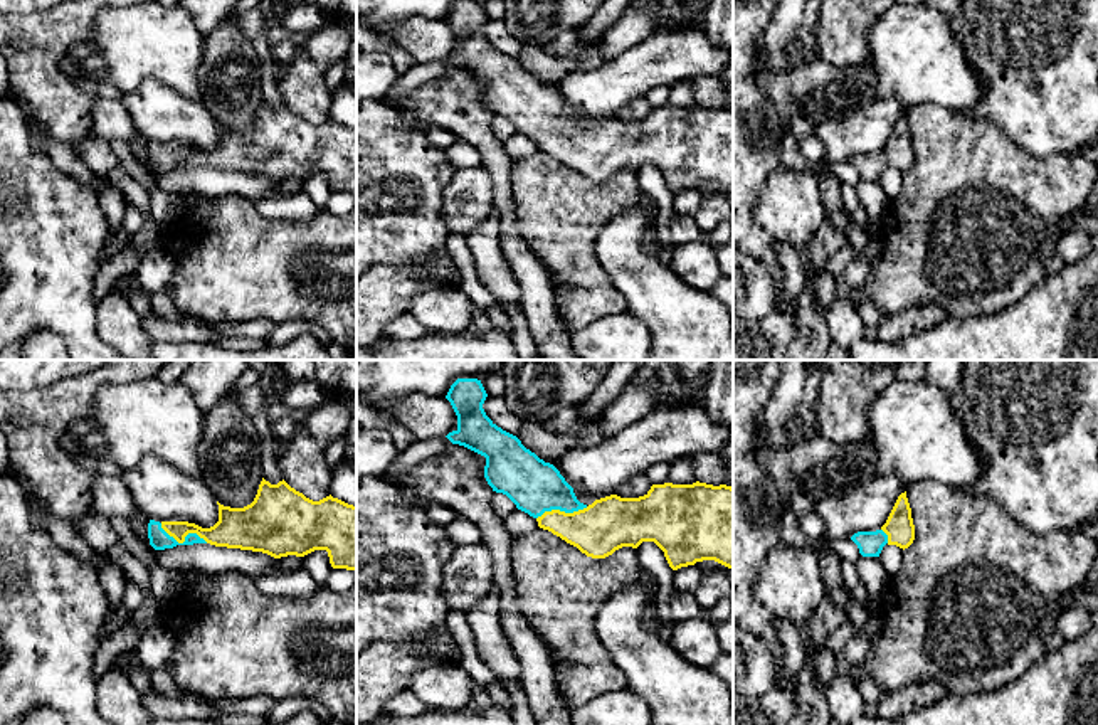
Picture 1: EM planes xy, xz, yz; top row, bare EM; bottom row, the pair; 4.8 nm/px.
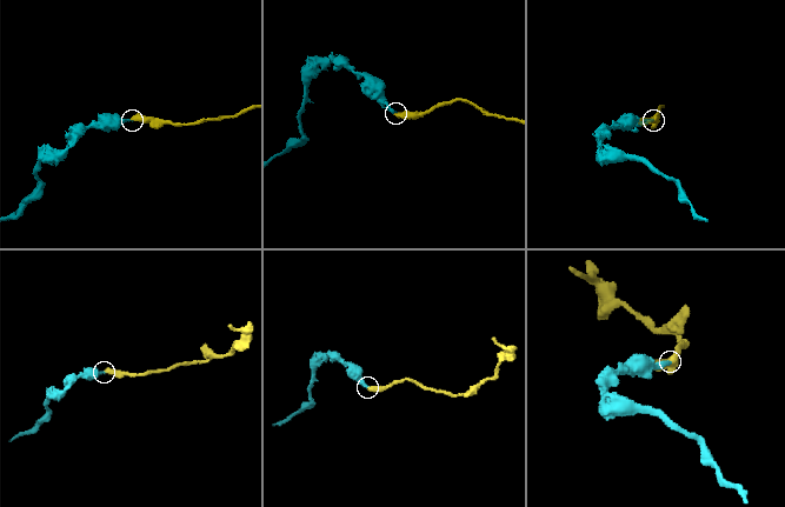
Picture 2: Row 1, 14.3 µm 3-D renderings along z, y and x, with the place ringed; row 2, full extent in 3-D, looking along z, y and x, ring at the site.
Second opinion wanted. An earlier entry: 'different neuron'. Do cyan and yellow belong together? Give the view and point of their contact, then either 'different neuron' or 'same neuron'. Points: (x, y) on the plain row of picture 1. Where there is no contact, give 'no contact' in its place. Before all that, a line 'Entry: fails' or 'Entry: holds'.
Entry: fails
xy (185, 164) | same neuron

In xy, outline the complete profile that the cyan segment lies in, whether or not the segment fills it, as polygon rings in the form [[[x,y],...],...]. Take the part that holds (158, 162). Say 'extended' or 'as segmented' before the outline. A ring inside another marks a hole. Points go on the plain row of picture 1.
extended; [[[262,101],[254,124],[244,131],[219,128],[219,145],[202,151],[188,145],[148,146],[150,168],[155,173],[177,168],[210,167],[215,170],[262,175],[274,182],[304,180],[314,173],[326,173],[333,192],[356,193],[356,130],[331,118],[313,124],[291,111],[284,103],[271,108]]]

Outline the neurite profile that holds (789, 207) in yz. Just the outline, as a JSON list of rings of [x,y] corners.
[[[780,167],[760,190],[755,219],[779,244],[804,251],[826,220],[817,177]]]

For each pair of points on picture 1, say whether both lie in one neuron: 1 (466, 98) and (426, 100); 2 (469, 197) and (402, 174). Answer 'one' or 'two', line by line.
1: one
2: two

